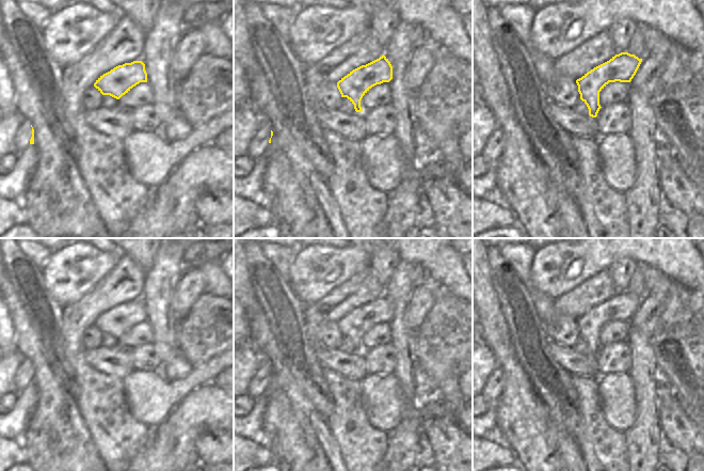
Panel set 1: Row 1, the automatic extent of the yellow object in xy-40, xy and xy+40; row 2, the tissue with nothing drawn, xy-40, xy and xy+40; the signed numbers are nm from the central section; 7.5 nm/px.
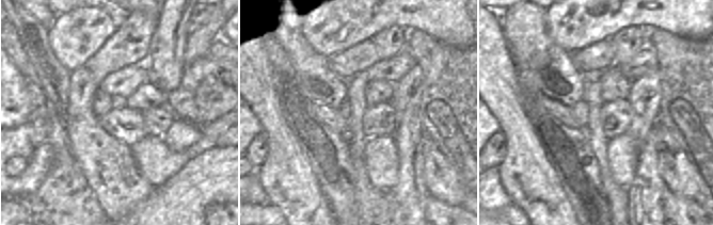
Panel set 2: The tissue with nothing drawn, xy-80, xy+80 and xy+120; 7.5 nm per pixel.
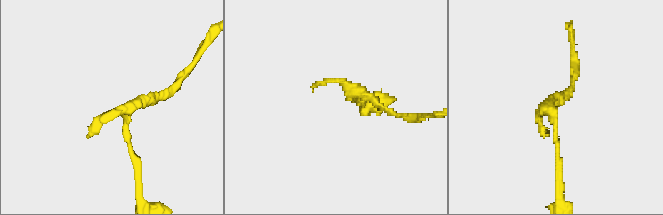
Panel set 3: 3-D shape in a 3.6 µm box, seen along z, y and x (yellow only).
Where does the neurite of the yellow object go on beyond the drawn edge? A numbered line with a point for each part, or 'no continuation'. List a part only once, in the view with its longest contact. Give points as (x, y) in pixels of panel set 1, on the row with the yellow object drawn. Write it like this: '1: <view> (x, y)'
1: xy (346, 106)

